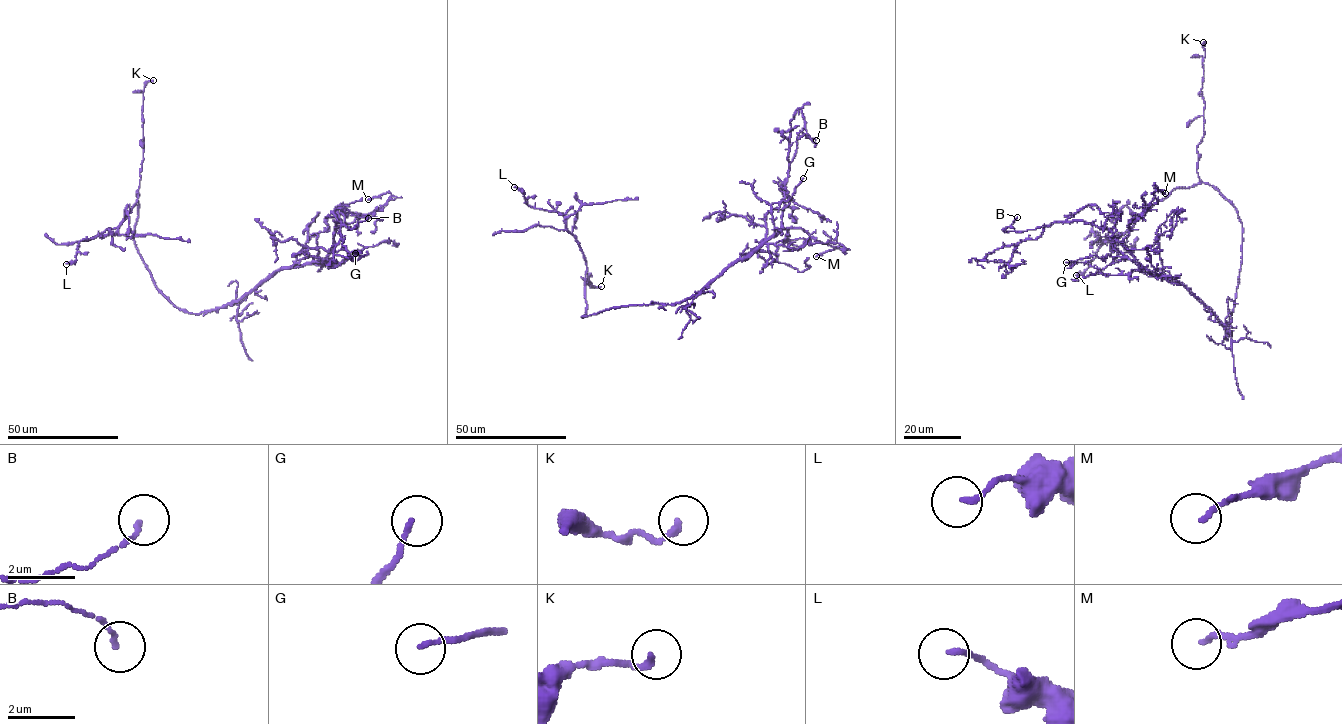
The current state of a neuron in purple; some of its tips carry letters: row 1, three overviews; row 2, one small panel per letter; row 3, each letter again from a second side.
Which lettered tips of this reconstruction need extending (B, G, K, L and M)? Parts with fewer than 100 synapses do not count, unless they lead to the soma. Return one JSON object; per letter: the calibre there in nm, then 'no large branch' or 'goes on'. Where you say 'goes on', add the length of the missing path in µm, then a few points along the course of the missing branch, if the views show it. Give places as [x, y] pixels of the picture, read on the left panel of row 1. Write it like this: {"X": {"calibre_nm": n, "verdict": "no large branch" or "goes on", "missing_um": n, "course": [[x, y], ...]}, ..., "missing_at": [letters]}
{"B": {"calibre_nm": 130, "verdict": "no large branch"}, "G": {"calibre_nm": 120, "verdict": "no large branch"}, "K": {"calibre_nm": 190, "verdict": "no large branch"}, "L": {"calibre_nm": 120, "verdict": "no large branch"}, "M": {"calibre_nm": 140, "verdict": "no large branch"}, "missing_at": []}

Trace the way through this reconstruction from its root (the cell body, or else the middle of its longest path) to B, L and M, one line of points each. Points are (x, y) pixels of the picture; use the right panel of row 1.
B: (1226, 334), (1218, 319), (1184, 286), (1143, 272), (1109, 230), (1071, 221), (1007, 232), (1017, 217)
L: (1226, 334), (1227, 339), (1242, 225), (1235, 208), (1207, 183), (1174, 188), (1125, 232), (1107, 238), (1076, 275)
M: (1226, 334), (1218, 319), (1187, 288), (1143, 272), (1124, 245), (1129, 222), (1148, 208), (1154, 184), (1165, 193)

